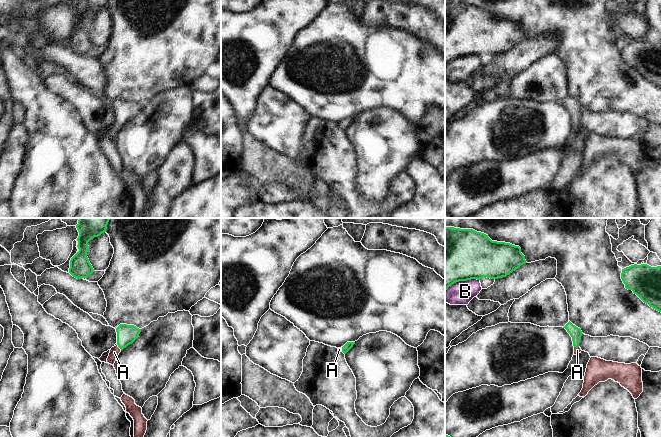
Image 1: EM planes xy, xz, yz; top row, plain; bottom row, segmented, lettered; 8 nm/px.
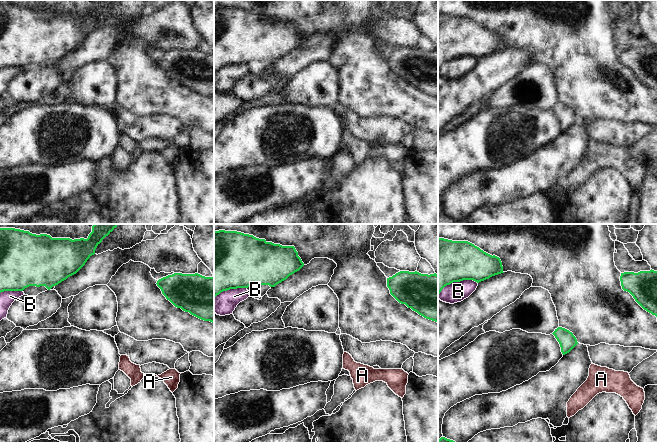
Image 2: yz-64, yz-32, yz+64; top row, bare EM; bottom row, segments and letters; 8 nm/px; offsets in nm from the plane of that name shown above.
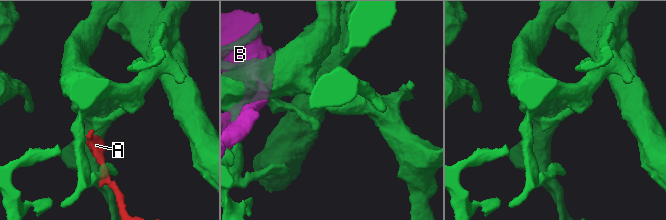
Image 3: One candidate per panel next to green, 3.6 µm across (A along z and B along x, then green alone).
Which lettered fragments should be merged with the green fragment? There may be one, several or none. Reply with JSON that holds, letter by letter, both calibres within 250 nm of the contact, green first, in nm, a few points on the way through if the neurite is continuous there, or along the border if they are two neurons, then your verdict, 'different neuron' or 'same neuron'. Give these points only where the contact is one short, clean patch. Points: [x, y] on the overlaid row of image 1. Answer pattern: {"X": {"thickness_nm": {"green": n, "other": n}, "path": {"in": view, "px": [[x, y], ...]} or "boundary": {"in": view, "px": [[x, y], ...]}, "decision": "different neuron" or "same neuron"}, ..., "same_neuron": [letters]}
{"A": {"thickness_nm": {"green": 160, "other": 80}, "path": {"in": "xy", "px": [[126, 334], [119, 347], [114, 352]]}, "decision": "same neuron"}, "B": {"thickness_nm": {"green": 460, "other": 190}, "decision": "different neuron"}, "same_neuron": ["A"]}

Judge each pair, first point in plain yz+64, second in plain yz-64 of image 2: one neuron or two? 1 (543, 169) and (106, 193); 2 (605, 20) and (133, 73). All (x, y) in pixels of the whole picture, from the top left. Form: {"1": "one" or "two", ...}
{"1": "two", "2": "one"}

